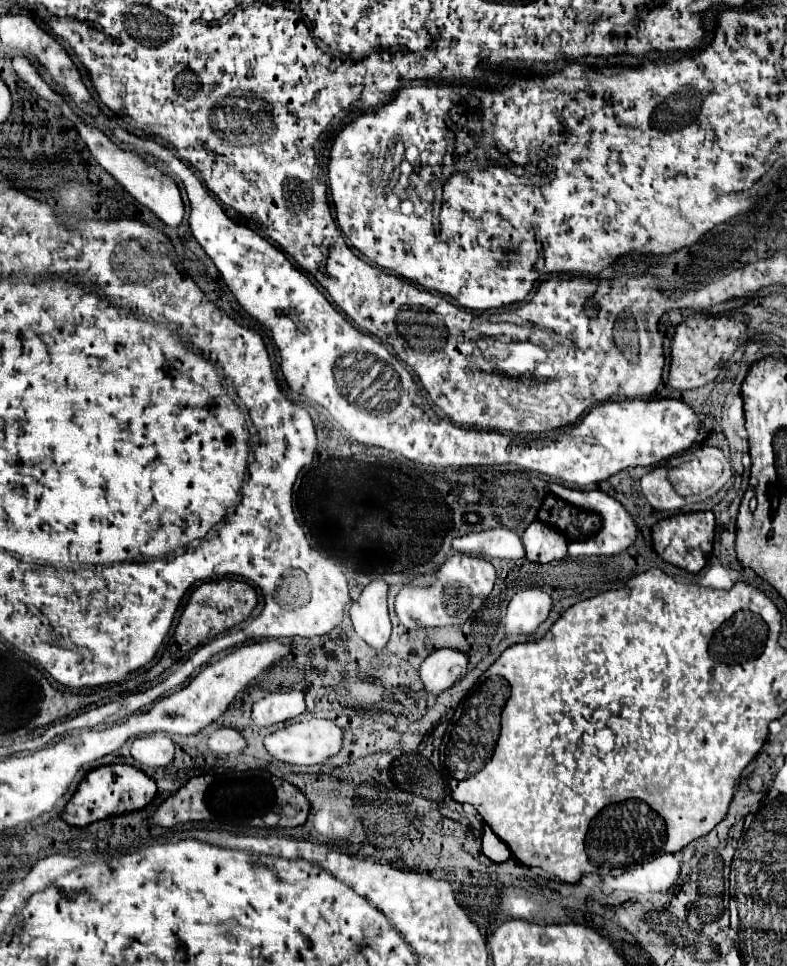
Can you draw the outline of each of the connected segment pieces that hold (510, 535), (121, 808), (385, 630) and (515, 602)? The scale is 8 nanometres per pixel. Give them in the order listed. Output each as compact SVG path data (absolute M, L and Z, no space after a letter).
M493 528L485 532L471 532L453 540L453 548L481 558L523 558L525 548L521 538L507 528Z
M113 764L113 766L99 766L95 770L91 770L81 784L77 786L75 794L71 796L71 800L67 802L67 806L61 812L61 818L69 824L69 826L89 826L95 820L103 820L107 816L113 814L123 814L123 812L133 812L133 810L141 810L145 804L149 804L153 800L157 792L155 782L143 774L141 770L133 768L133 766L125 766L125 764Z
M373 580L351 604L349 616L355 632L371 646L385 648L391 636L391 620L387 612L387 582Z
M527 588L517 592L505 614L505 628L511 634L531 634L541 622L547 620L553 600L539 588Z

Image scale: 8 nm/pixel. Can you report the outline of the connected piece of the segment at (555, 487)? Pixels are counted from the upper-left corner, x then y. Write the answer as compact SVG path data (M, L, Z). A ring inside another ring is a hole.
M551 484L551 492L559 498L563 498L565 502L571 502L573 506L597 512L603 518L603 526L591 538L587 538L583 542L569 542L571 556L613 556L613 554L627 550L635 542L637 526L635 526L633 516L623 508L621 502L617 502L609 494L605 494L603 490L573 490L573 488L565 488L561 484Z

